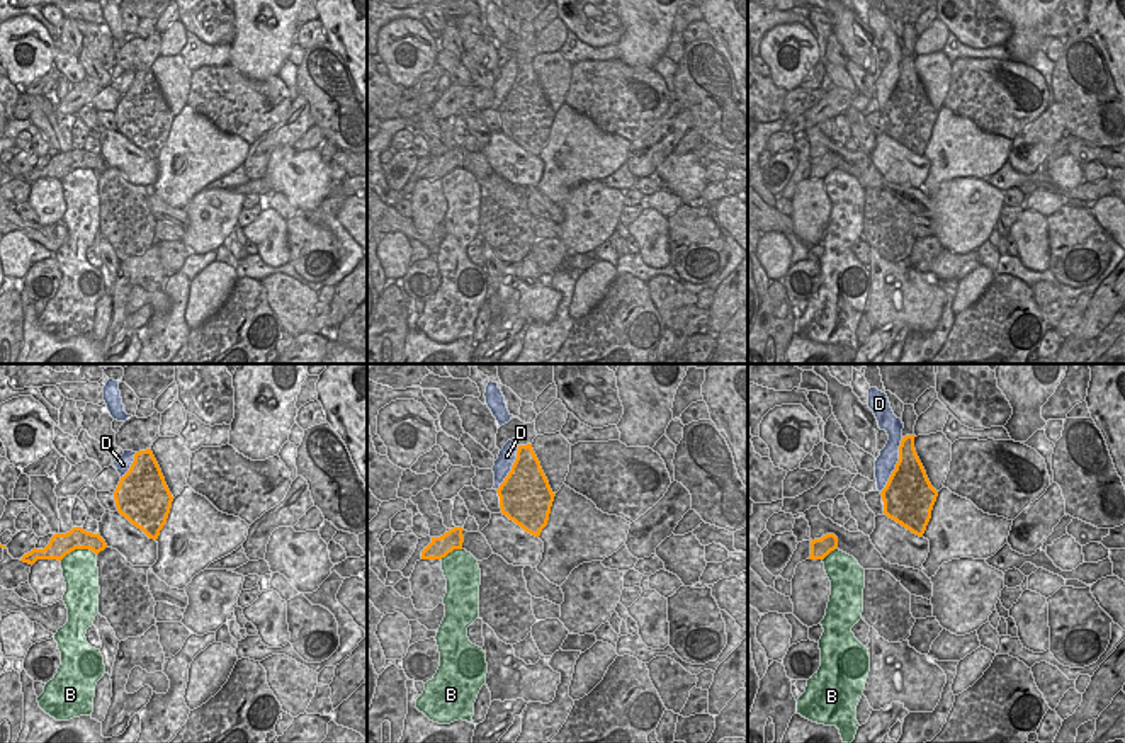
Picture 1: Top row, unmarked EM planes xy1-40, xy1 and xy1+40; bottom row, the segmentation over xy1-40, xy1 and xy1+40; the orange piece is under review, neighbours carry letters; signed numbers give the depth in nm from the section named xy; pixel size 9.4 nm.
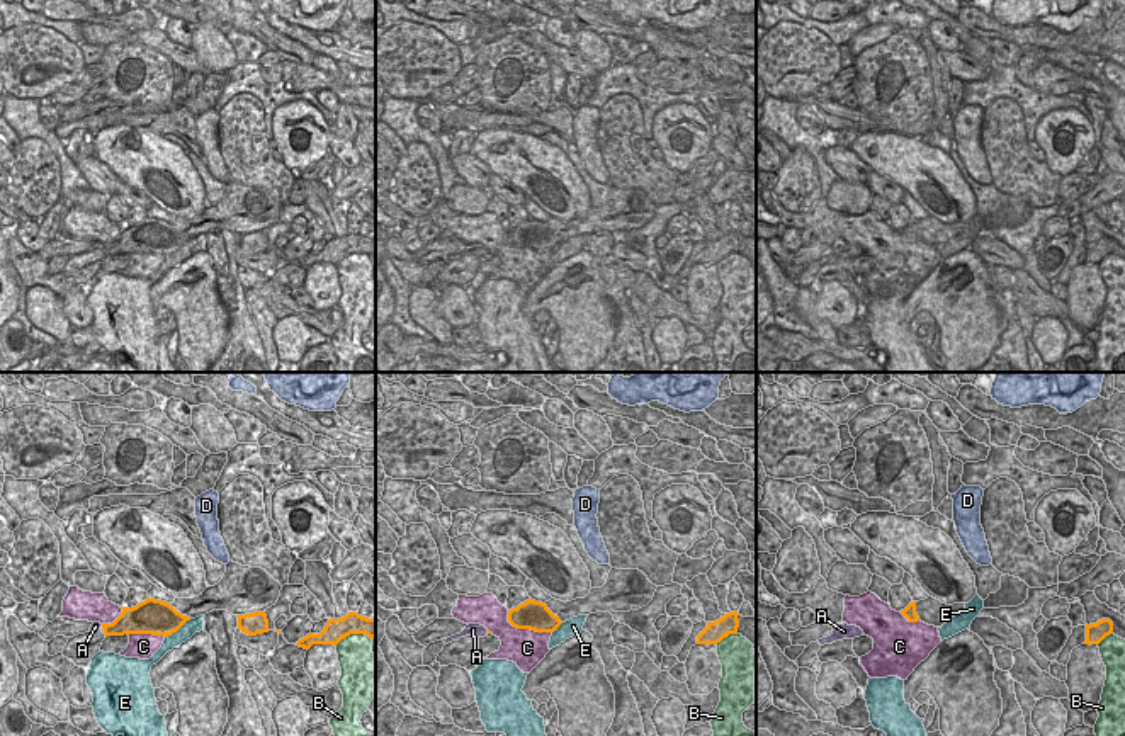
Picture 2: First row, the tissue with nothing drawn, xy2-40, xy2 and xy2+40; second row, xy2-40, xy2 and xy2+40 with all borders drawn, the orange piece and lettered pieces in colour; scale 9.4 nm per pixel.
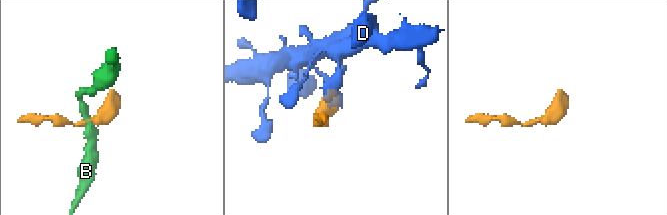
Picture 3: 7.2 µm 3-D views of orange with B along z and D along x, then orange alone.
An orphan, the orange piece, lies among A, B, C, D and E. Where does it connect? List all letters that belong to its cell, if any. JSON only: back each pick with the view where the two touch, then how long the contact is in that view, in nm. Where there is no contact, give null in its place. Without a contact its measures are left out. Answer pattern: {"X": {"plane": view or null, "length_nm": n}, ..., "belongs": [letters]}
{"A": {"plane": "xy2-40", "length_nm": 90}, "belongs": ["A"]}

